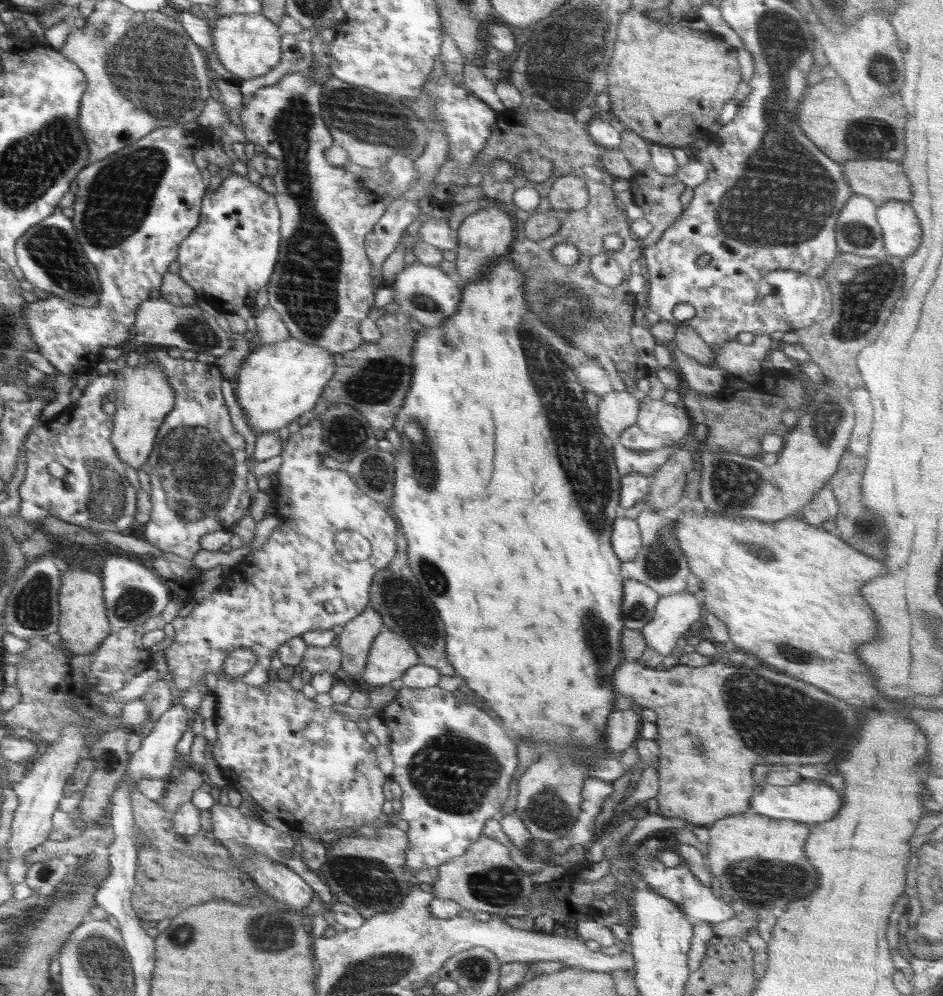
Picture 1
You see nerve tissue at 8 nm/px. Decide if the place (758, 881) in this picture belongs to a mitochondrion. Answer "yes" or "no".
yes

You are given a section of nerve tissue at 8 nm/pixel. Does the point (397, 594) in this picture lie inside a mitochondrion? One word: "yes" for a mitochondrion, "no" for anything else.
yes

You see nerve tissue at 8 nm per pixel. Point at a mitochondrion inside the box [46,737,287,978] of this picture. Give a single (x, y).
(91, 878)

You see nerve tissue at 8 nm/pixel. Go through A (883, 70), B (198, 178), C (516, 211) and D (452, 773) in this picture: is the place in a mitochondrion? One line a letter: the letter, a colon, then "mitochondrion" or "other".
A: mitochondrion
B: other
C: other
D: mitochondrion

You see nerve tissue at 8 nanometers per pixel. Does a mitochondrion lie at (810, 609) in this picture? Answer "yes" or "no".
no

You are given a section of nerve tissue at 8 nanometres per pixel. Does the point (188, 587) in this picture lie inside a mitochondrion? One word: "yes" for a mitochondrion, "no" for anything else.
no

